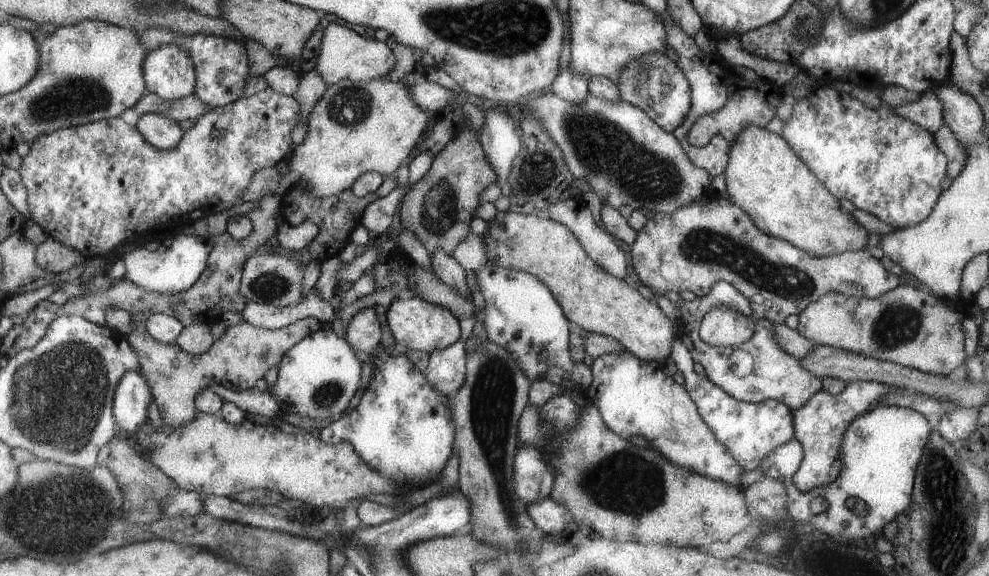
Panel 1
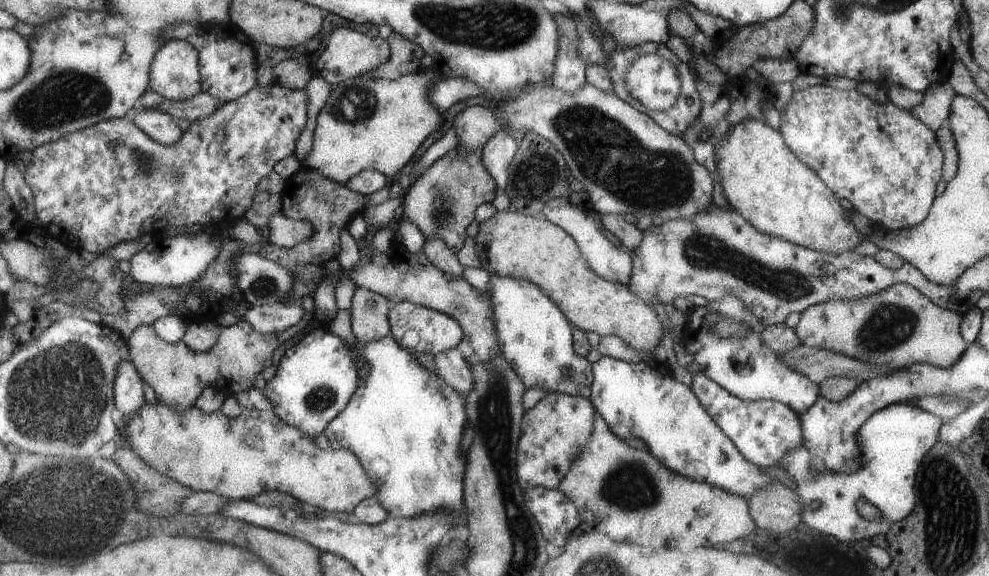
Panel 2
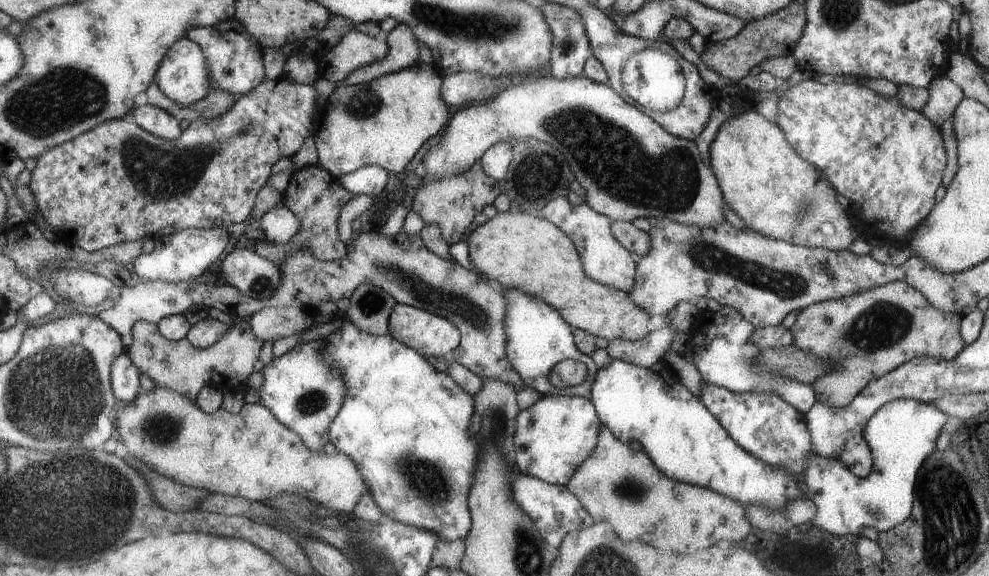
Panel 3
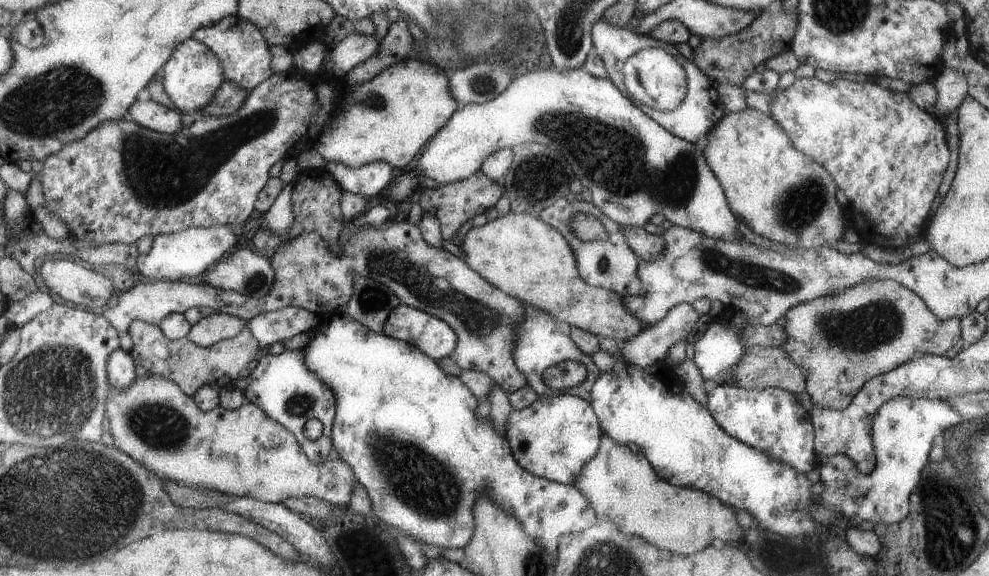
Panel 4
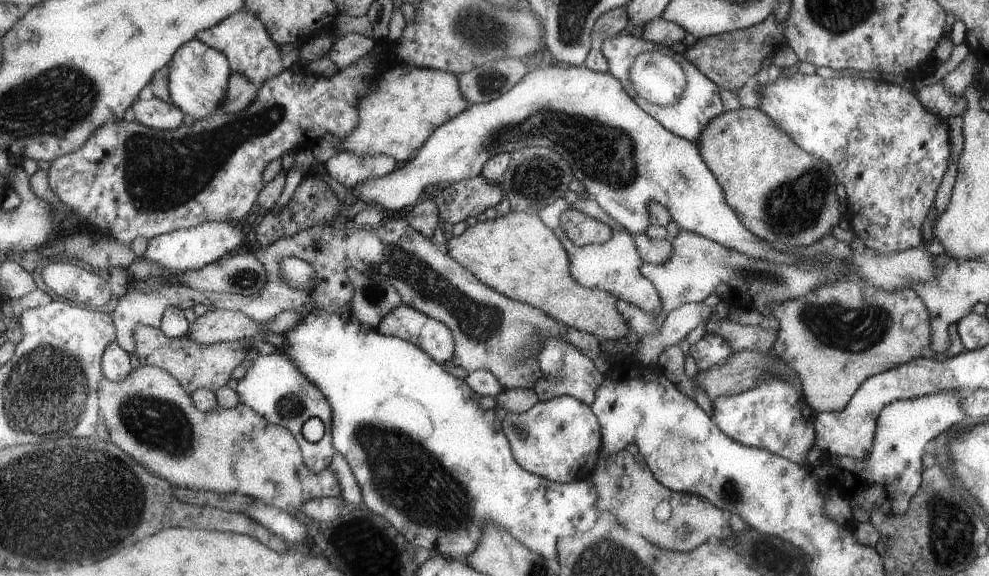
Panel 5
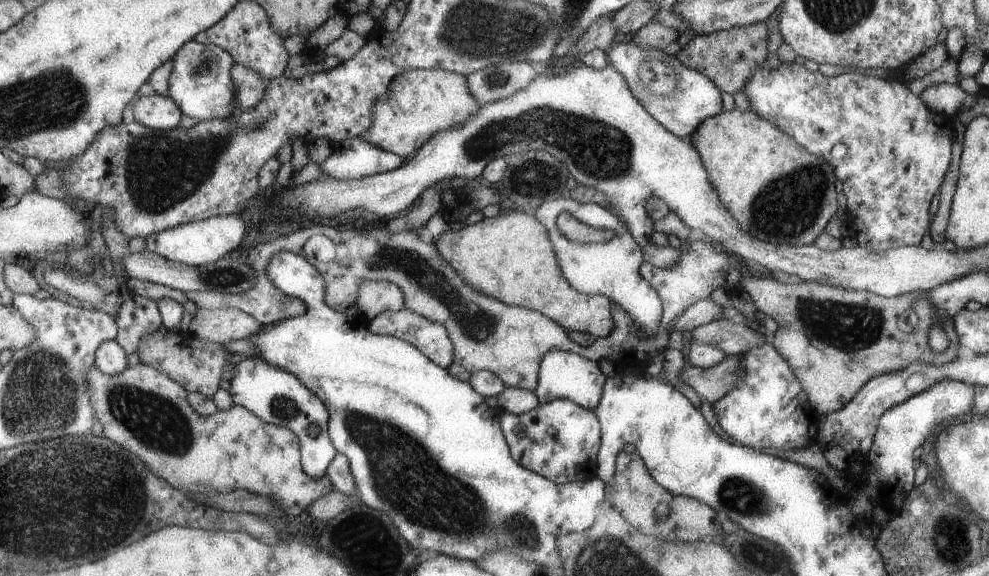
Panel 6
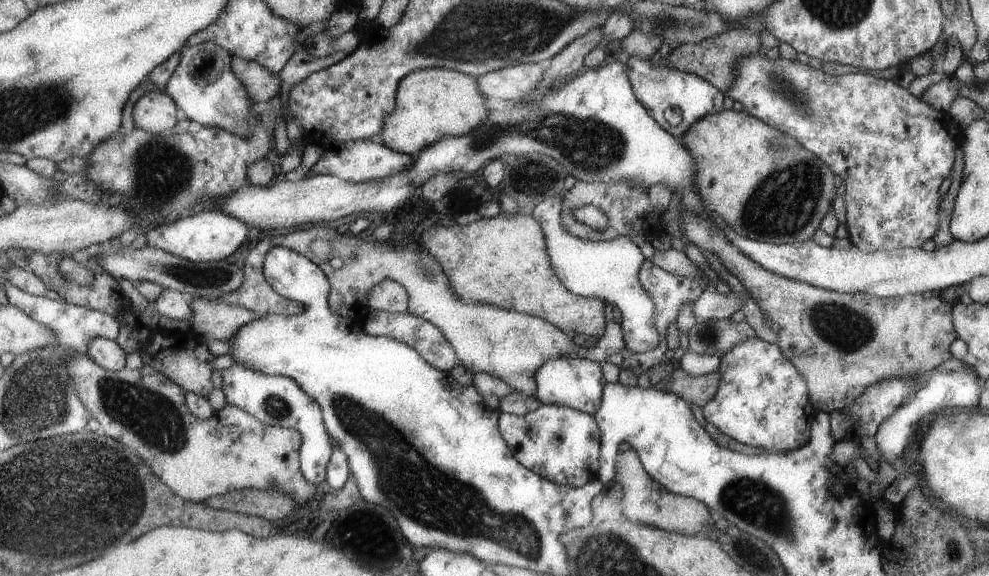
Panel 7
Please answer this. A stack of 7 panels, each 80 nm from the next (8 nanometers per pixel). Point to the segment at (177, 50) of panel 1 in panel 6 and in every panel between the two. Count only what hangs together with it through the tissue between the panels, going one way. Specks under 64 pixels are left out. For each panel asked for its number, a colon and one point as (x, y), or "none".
2: (176, 73)
3: (184, 75)
4: (193, 75)
5: (198, 73)
6: (201, 85)

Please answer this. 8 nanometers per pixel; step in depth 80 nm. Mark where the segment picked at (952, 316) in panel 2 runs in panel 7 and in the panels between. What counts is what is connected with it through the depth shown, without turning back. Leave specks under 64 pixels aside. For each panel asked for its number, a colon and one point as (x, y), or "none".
3: (862, 336)
4: (840, 340)
5: (834, 337)
6: (835, 339)
7: (841, 343)

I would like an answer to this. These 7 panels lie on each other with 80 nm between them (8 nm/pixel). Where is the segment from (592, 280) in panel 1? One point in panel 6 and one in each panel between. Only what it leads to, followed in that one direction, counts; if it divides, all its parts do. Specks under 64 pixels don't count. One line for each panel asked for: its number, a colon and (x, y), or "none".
2: (512, 244)
3: (514, 250)
4: (524, 257)
5: (515, 254)
6: (510, 257)

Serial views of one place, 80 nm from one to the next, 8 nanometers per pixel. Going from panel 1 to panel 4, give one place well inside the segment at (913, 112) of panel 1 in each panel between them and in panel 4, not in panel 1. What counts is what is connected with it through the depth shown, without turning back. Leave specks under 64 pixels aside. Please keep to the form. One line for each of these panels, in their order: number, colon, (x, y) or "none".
2: (933, 110)
3: (944, 95)
4: (950, 84)

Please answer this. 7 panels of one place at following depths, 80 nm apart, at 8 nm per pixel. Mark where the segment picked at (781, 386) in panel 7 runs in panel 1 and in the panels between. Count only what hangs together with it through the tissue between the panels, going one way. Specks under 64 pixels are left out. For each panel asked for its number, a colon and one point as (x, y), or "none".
1: (749, 431)
2: (763, 431)
3: (766, 426)
4: (769, 419)
5: (773, 416)
6: (768, 408)

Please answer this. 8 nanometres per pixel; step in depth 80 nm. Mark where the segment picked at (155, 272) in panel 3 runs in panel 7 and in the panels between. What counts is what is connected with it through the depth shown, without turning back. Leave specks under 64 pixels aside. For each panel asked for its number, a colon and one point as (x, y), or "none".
4: (178, 256)
5: (190, 249)
6: (203, 242)
7: (210, 236)

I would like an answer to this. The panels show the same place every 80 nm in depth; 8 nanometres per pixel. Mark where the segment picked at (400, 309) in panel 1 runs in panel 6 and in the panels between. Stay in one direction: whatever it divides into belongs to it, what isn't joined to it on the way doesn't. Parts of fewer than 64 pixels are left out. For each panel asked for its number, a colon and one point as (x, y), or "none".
2: (421, 329)
3: (430, 335)
4: (435, 338)
5: (433, 337)
6: (430, 338)

